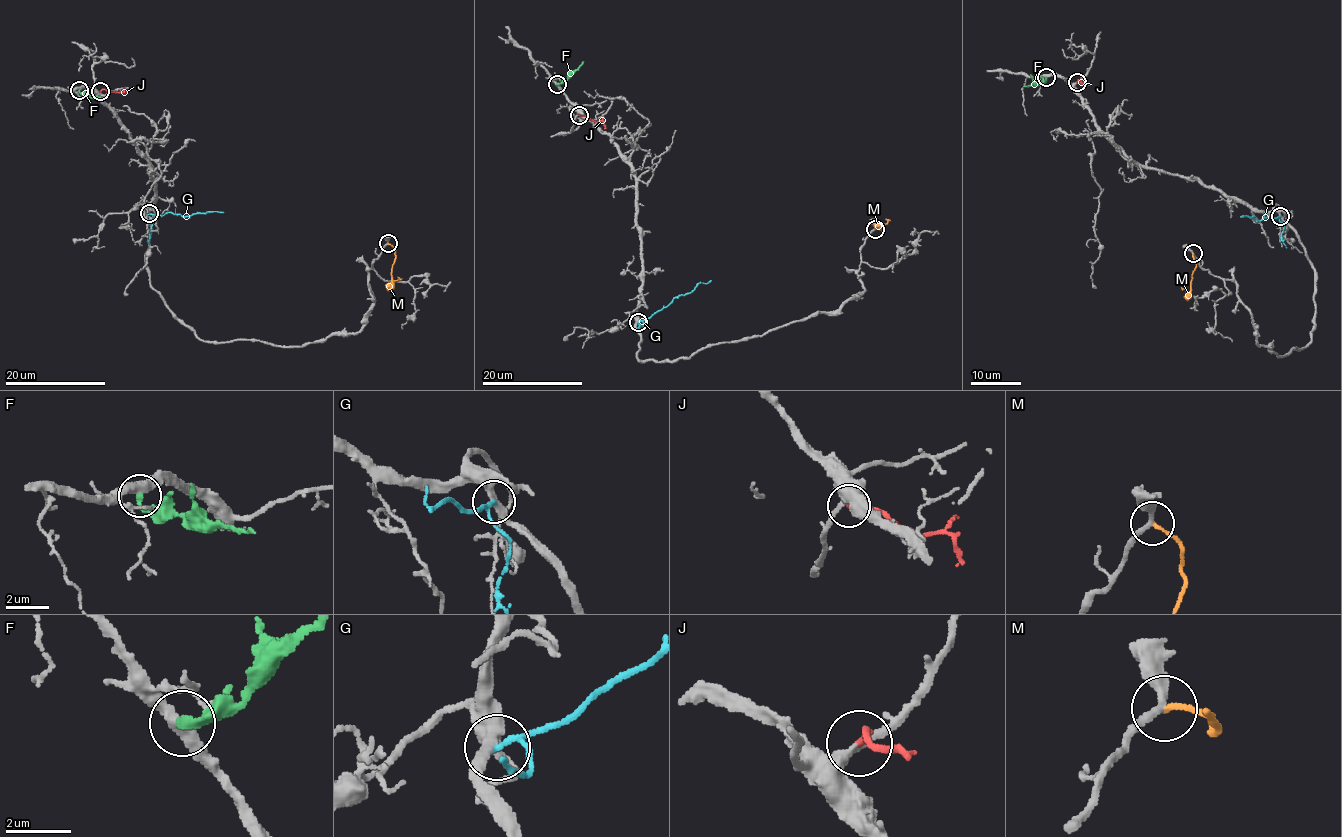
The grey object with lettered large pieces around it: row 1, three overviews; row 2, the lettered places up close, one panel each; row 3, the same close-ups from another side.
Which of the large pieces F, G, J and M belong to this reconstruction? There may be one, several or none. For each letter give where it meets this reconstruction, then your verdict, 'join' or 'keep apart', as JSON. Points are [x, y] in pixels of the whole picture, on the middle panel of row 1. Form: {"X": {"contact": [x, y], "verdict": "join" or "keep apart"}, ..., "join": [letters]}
{"F": {"contact": [557, 84], "verdict": "keep apart"}, "G": {"contact": [638, 322], "verdict": "keep apart"}, "J": {"contact": [579, 115], "verdict": "join"}, "M": {"contact": [875, 229], "verdict": "keep apart"}, "join": ["J"]}

